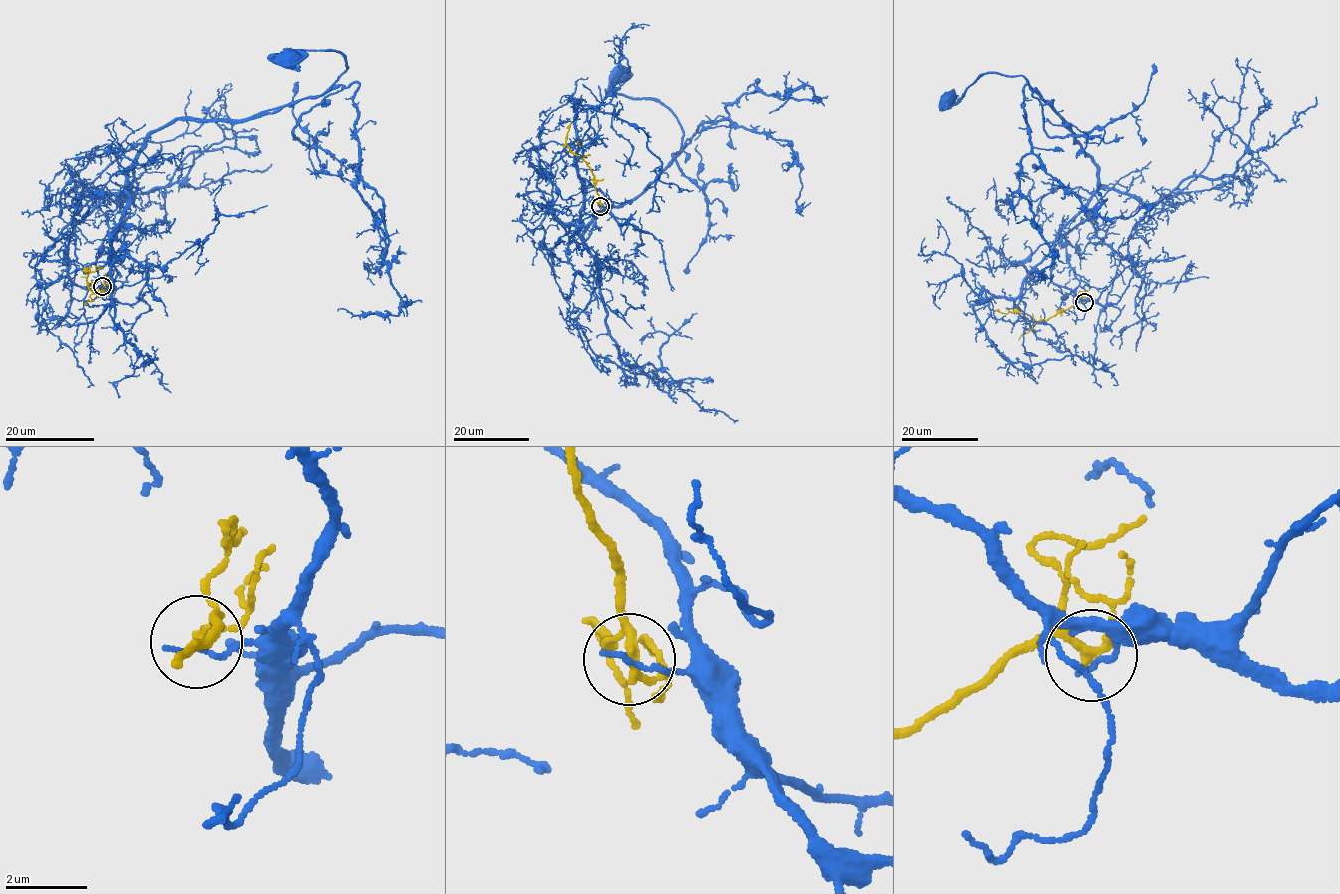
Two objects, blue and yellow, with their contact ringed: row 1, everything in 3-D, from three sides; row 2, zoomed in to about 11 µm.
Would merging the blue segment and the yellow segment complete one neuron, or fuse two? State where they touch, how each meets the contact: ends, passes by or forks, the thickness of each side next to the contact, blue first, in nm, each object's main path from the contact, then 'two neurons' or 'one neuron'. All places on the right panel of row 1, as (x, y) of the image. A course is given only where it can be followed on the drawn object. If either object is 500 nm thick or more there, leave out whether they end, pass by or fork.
place (1084, 302); blue ends; yellow forks; calibres 140 and 180 nm; course blue (1084, 303), (1051, 272), (1057, 233), (1095, 190), (1077, 135), (1017, 75), (985, 74), (946, 97); course yellow (1083, 302), (1077, 301), (1046, 320), (1033, 322), (1022, 314), (994, 310); two neurons

